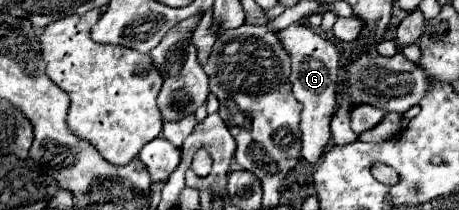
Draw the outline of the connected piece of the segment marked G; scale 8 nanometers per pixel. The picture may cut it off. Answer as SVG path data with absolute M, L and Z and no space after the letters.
M289 26L279 32L279 38L291 54L291 82L293 94L303 104L301 114L301 134L303 134L303 158L311 164L319 162L325 154L325 148L331 144L331 130L329 122L331 116L337 112L337 86L339 86L339 52L333 40L327 40L315 34L307 26Z

